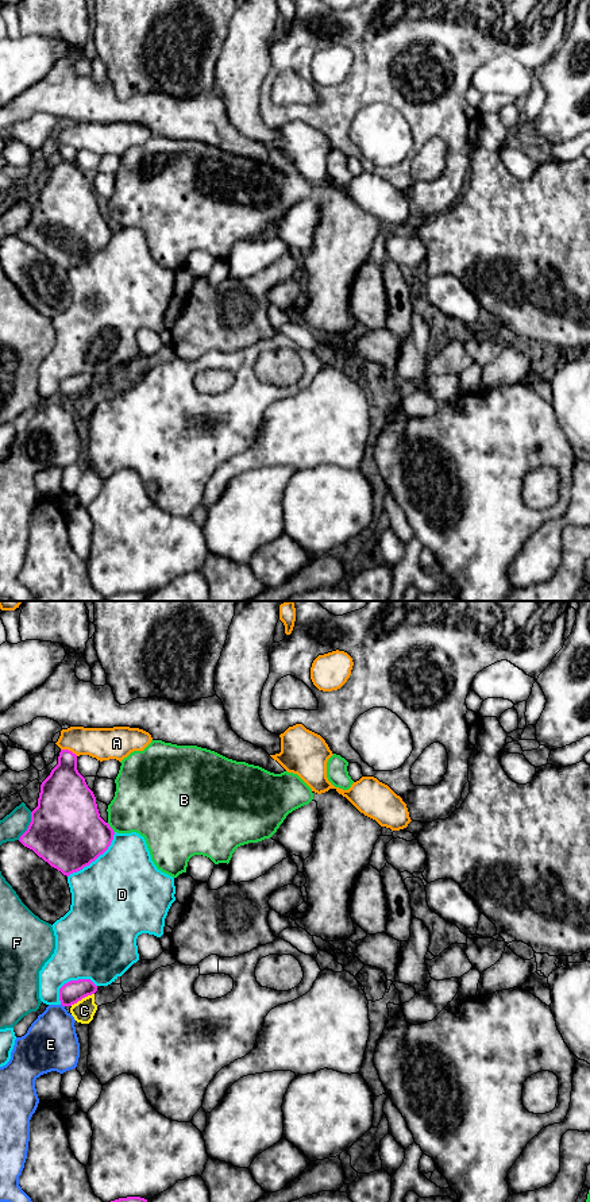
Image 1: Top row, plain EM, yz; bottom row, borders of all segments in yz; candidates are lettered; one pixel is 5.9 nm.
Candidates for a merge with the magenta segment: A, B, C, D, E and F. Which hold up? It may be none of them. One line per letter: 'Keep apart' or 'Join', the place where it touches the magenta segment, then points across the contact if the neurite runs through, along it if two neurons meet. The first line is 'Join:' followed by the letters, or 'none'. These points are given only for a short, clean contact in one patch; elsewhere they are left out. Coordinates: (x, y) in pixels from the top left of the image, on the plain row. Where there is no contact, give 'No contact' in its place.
Join: none
A: Keep apart. Touches magenta at yz (68, 145)
B: Keep apart. Touches magenta at yz (111, 223)
C: Keep apart. Touches magenta at yz (81, 393)
D: Keep apart. Touches magenta at yz (95, 254)
E: Keep apart. Touches magenta at yz (62, 400)
F: Keep apart. Touches magenta at yz (29, 220)

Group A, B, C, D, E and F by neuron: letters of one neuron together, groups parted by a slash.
A / B / C / D / E / F

